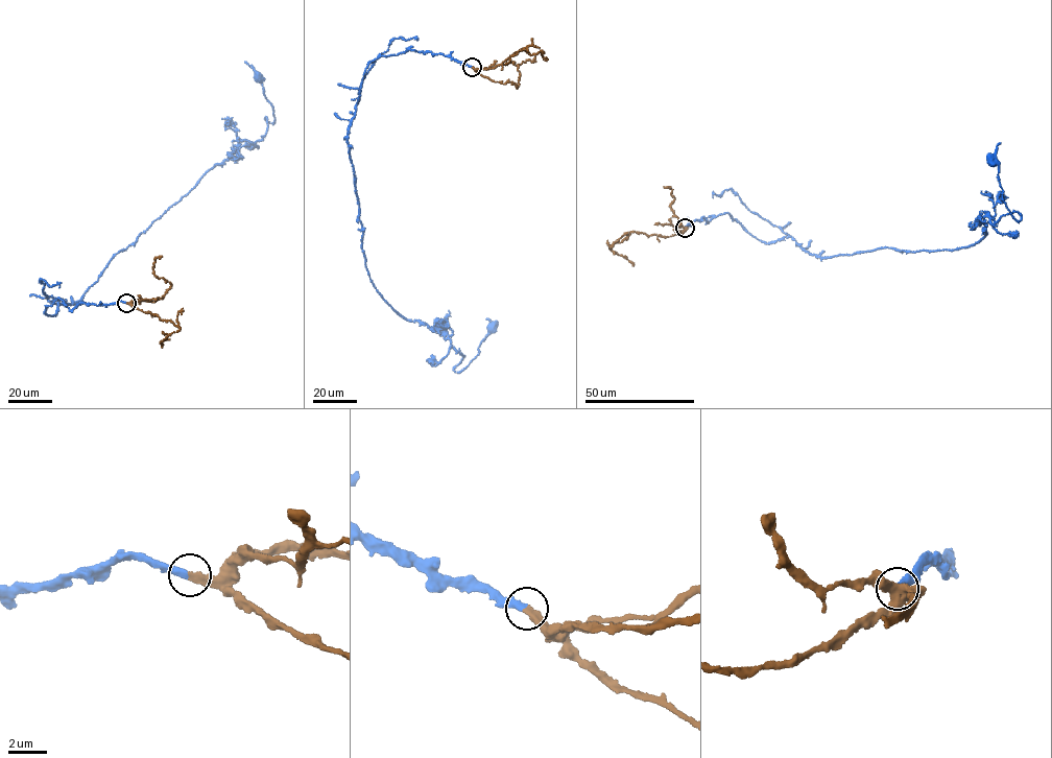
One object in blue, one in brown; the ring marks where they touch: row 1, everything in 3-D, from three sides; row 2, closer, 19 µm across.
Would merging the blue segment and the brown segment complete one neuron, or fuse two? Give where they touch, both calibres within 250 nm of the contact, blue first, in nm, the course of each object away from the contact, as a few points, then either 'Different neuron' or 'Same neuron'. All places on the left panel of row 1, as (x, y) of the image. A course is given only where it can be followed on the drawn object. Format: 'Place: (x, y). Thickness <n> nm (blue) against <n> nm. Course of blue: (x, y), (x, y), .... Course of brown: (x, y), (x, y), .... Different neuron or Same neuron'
Place: (126, 303). Thickness 360 nm (blue) against 400 nm. Course of blue: (127, 303), (69, 310), (57, 298), (46, 313), (80, 300), (201, 175), (264, 136), (275, 117), (259, 77). Course of brown: (127, 303), (177, 326), (176, 332), (161, 342), (162, 347). Same neuron

